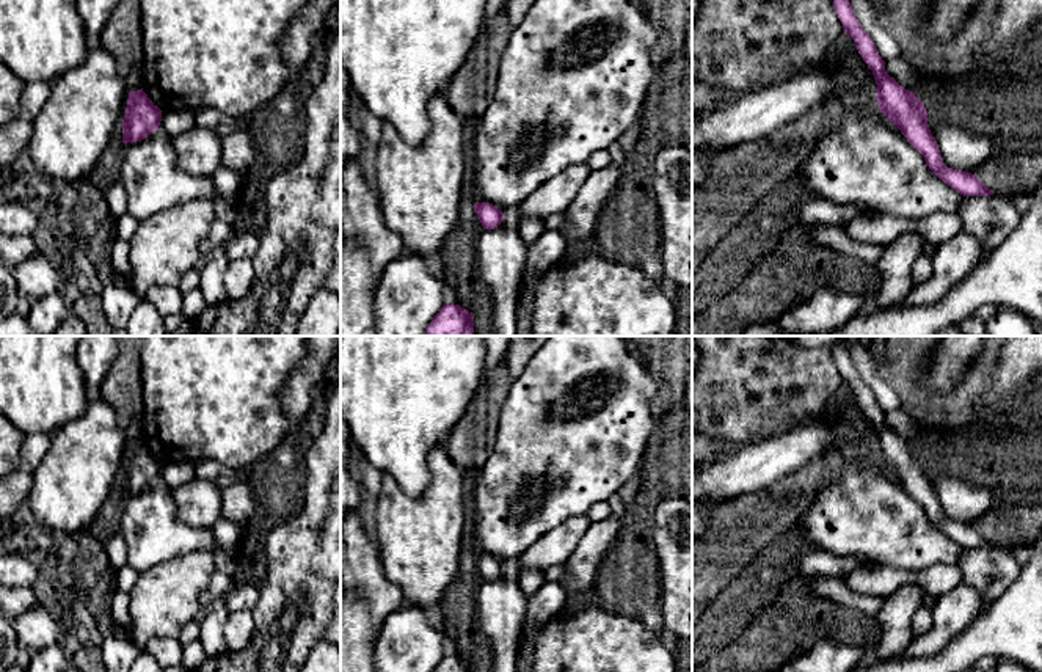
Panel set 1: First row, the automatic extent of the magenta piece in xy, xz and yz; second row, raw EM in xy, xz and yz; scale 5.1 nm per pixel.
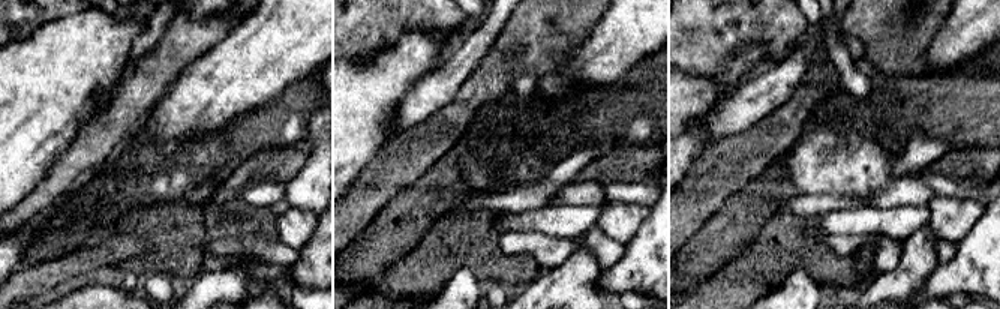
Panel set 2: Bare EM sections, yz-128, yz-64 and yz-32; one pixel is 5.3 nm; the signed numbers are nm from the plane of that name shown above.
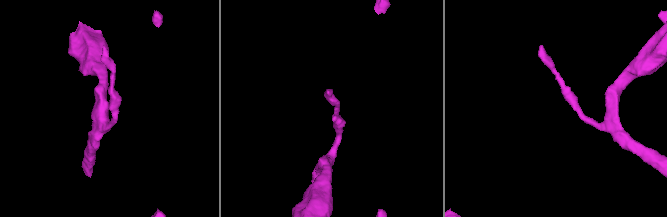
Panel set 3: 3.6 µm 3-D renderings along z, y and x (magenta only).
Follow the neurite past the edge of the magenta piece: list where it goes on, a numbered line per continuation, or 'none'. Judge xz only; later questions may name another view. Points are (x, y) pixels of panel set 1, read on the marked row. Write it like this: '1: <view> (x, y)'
none

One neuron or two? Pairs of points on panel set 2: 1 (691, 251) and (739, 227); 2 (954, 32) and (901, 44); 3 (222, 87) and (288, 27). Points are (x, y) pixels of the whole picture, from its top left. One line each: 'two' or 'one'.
1: one
2: two
3: one

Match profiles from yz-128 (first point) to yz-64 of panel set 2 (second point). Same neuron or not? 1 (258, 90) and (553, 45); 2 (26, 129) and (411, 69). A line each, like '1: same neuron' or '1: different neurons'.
1: different neurons
2: same neuron

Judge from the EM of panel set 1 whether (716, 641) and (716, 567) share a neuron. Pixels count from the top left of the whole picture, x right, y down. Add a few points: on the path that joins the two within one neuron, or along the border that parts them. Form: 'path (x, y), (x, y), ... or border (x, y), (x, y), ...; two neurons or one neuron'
border (741, 570), (708, 606); two neurons

